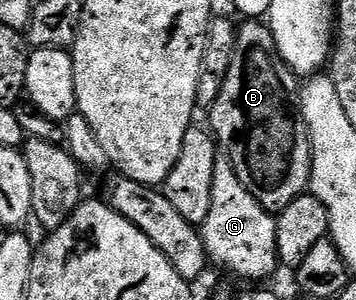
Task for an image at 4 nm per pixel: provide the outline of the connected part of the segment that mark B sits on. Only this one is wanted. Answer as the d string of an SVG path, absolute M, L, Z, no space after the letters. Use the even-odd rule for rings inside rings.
M247 20L242 24L244 26L240 25L235 32L235 51L233 52L233 60L229 64L229 72L225 76L225 84L221 84L221 96L217 96L217 100L209 107L209 114L211 114L209 129L216 143L225 151L225 157L233 164L233 168L237 172L241 184L245 184L245 188L248 192L250 192L266 210L278 212L284 210L293 199L302 196L311 184L311 139L307 136L307 128L304 126L303 116L299 112L301 82L297 75L287 67L285 60L277 52L277 44L273 40L273 32L271 31L270 25L264 24L259 20Z

